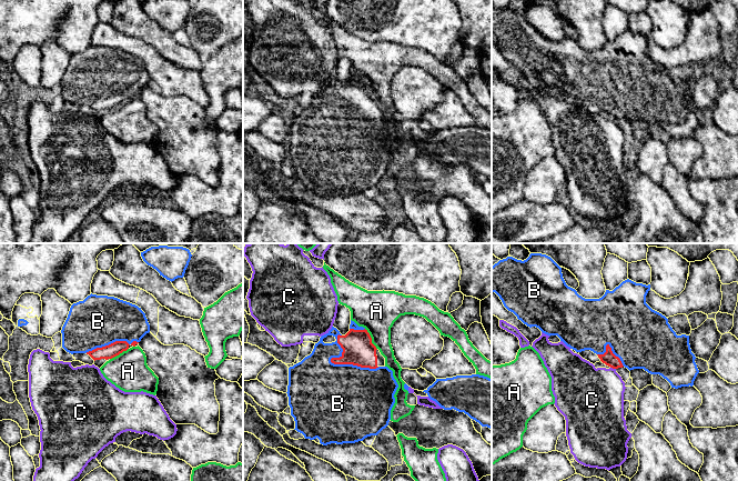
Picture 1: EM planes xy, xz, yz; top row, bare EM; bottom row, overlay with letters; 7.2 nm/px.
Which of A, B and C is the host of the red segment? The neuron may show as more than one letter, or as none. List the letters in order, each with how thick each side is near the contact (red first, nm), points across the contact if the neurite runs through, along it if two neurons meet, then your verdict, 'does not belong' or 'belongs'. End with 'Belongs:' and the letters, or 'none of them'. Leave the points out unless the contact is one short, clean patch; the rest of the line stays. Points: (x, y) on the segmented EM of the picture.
A: calibres 220 and 300 nm; border xz (364, 329), (376, 349); does not belong
B: calibres 220 and 500 nm; belongs
C: calibres 100 and 420 nm; border yz (610, 367), (615, 369); does not belong
Belongs: B

